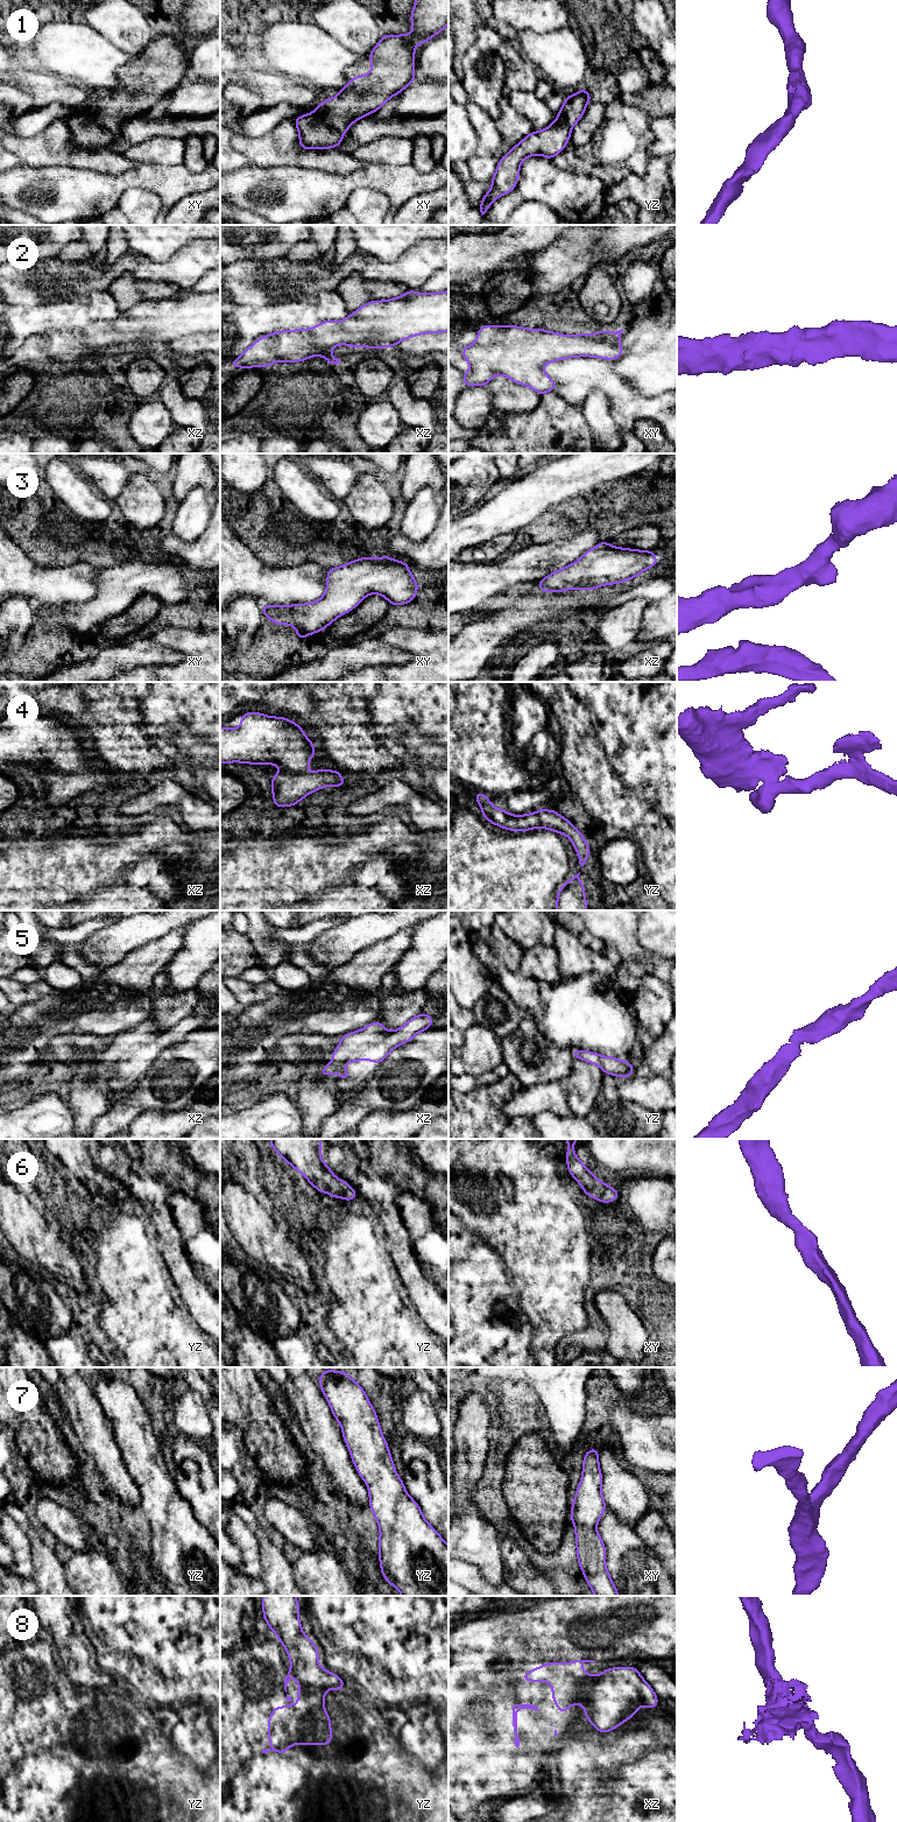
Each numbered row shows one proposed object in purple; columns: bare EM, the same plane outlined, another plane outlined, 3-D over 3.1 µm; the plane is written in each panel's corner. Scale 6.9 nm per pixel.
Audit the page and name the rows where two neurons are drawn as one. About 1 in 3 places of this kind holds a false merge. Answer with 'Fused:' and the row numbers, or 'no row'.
Fused: no row

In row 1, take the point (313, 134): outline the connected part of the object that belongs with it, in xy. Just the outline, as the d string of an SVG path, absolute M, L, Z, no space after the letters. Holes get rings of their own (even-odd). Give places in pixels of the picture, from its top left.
M416 0L410 21L414 30L405 35L383 35L367 58L372 59L368 75L349 79L348 85L339 90L339 94L323 100L310 114L297 117L294 121L298 129L302 149L327 149L338 147L344 134L356 120L376 112L391 97L401 93L415 82L415 47L428 40L448 24L448 0Z

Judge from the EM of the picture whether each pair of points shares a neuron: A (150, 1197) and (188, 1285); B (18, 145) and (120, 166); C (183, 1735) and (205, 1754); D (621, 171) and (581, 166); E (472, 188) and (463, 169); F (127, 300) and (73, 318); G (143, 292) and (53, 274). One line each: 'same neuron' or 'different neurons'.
A: same neuron
B: same neuron
C: same neuron
D: same neuron
E: same neuron
F: different neurons
G: different neurons

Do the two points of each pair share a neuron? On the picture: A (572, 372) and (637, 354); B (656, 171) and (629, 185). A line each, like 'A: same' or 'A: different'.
A: different
B: same

